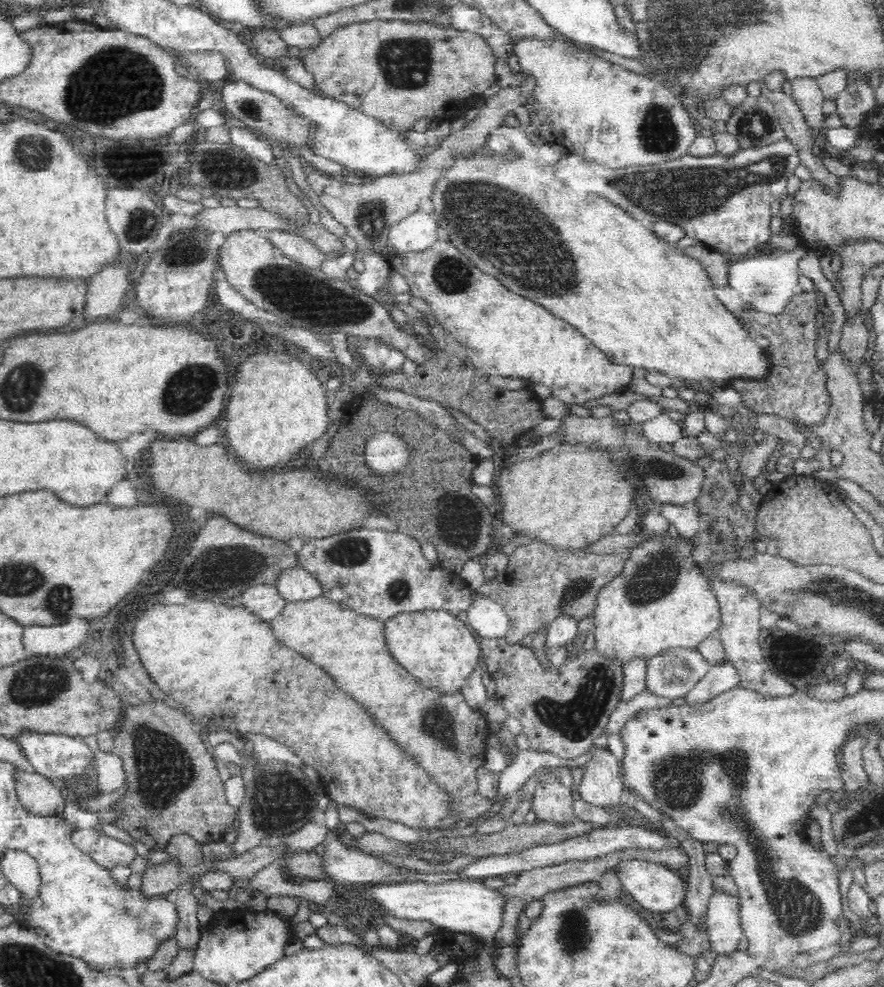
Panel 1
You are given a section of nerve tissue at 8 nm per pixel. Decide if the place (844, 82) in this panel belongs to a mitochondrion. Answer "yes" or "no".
no

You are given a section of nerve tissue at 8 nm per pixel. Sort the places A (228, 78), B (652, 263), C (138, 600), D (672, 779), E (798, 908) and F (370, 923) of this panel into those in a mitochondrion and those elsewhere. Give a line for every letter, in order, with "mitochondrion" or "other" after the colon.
A: other
B: other
C: other
D: mitochondrion
E: mitochondrion
F: other

